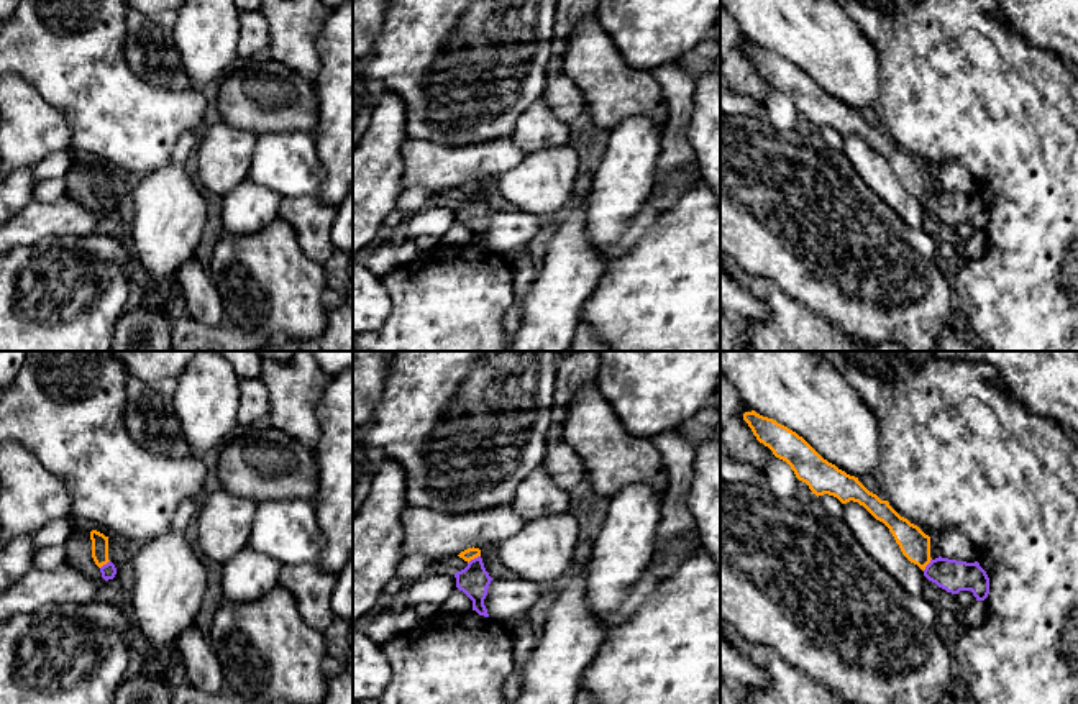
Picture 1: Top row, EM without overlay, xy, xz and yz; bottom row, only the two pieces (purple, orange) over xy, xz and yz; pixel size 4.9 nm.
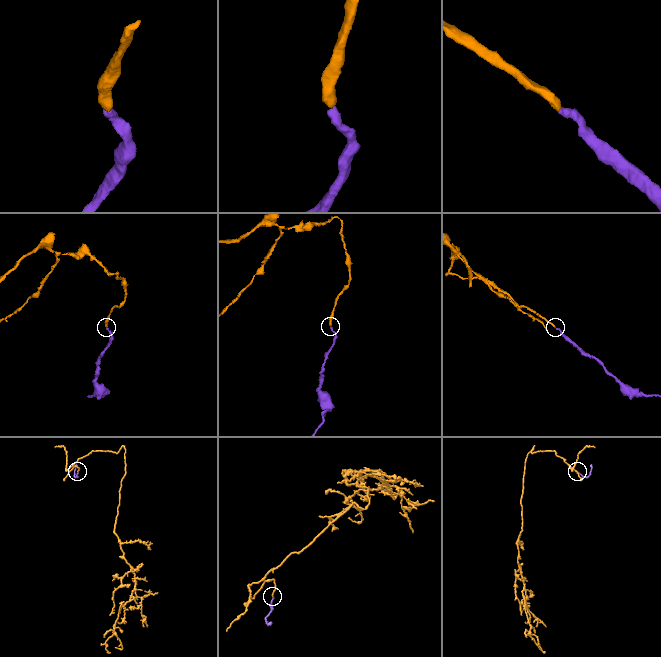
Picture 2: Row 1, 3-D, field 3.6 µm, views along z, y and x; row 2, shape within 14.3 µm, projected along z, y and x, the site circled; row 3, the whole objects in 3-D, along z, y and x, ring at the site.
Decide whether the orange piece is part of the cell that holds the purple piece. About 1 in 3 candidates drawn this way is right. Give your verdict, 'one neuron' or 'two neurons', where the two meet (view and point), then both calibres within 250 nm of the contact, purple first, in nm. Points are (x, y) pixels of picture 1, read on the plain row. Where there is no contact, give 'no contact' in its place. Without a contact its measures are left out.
one neuron; meets purple in xz at (475, 191); 150 nm thick on the purple side, 60 nm on the other

